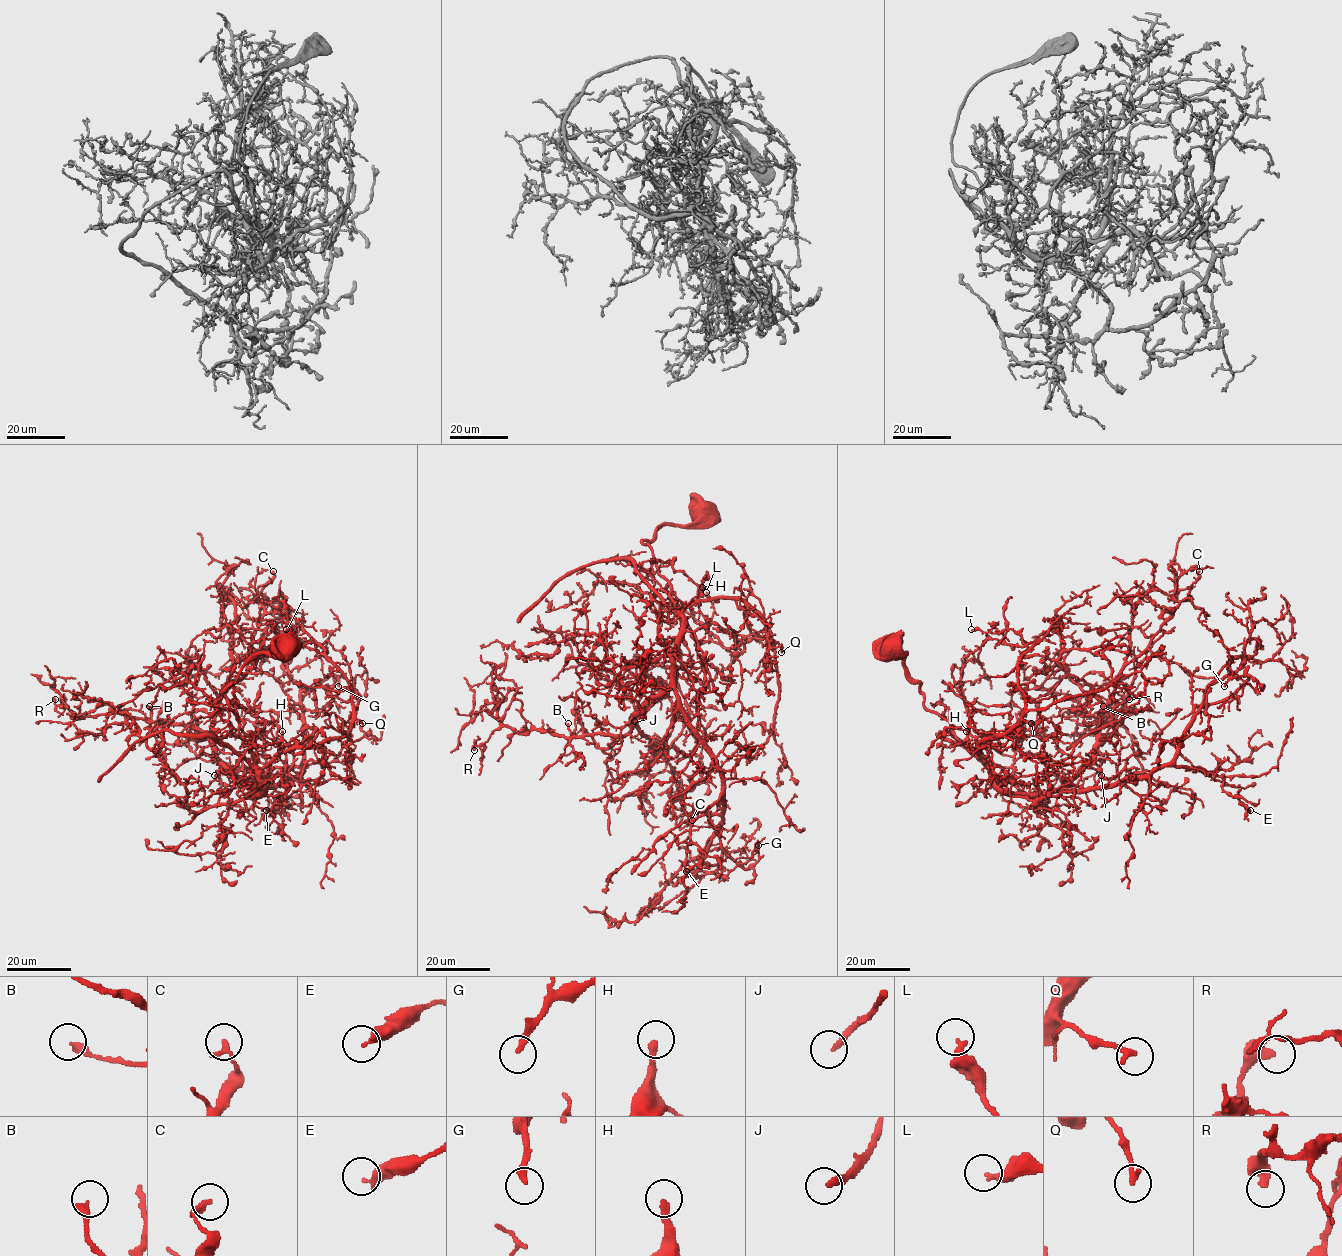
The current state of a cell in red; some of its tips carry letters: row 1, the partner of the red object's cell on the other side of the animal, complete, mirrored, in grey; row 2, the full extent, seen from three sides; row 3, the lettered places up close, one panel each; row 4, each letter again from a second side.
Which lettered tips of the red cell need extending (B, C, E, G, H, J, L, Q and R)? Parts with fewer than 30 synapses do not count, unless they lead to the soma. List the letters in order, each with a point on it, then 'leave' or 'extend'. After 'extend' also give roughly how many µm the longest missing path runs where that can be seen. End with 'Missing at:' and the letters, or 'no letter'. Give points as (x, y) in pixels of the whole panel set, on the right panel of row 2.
B: place (1103, 706); leave
C: place (1199, 571); leave
E: place (1250, 810); leave
G: place (1224, 686); extend; missing 25 µm
H: place (966, 731); extend; missing 35 µm
J: place (1101, 775); extend; missing 25 µm
L: place (971, 629); leave
Q: place (1031, 723); leave
R: place (1129, 699); leave
Missing at: G, H, J

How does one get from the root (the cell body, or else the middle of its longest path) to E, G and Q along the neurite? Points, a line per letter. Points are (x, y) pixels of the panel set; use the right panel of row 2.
E: (891, 651), (904, 653), (923, 705), (988, 765), (999, 789), (1105, 788), (1176, 765), (1217, 774), (1250, 810)
G: (891, 651), (992, 783), (1022, 793), (1147, 777), (1206, 702), (1248, 677), (1224, 686)
Q: (891, 651), (904, 653), (923, 705), (989, 767), (978, 745), (1021, 719), (1031, 723)

